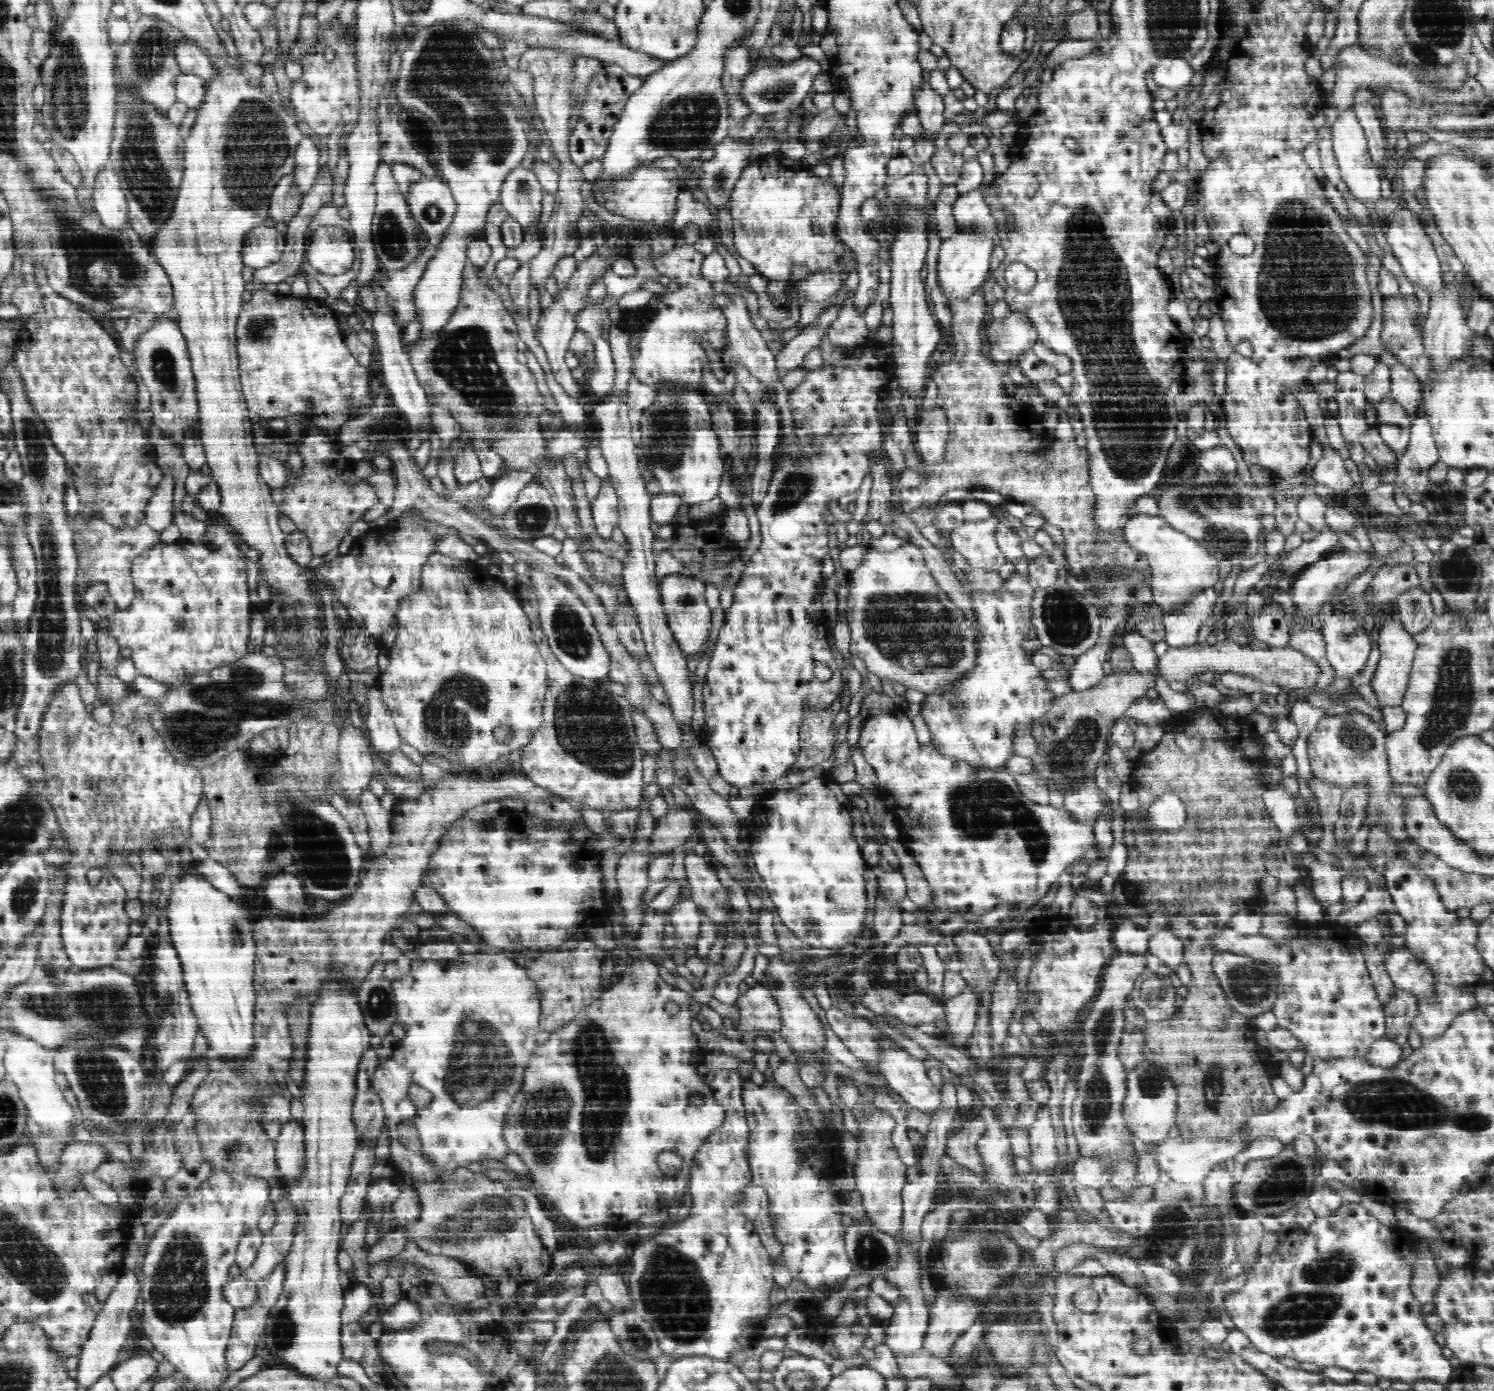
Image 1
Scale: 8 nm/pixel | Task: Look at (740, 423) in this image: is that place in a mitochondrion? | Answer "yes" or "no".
no

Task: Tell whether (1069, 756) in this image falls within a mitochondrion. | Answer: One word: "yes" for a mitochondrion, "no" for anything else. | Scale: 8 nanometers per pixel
yes

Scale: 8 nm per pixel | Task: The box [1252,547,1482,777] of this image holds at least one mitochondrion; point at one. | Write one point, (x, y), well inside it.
(1452, 702)

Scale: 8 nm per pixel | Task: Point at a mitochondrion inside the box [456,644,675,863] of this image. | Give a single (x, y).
(590, 726)

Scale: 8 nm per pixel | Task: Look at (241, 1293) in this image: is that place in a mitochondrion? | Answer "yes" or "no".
no

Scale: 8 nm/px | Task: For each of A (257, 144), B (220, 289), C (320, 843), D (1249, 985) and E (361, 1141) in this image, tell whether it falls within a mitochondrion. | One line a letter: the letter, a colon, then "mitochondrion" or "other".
A: mitochondrion
B: other
C: mitochondrion
D: mitochondrion
E: other

